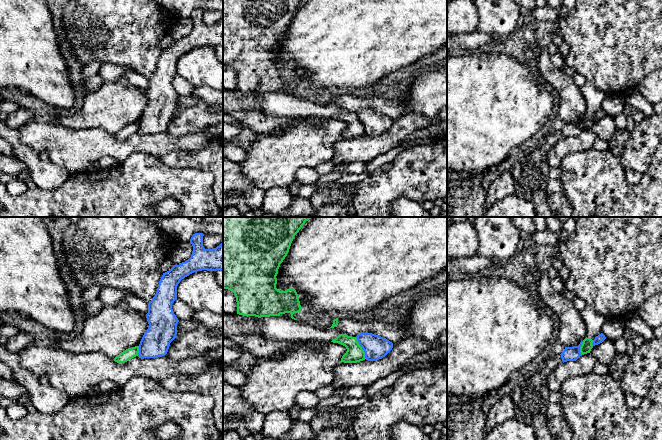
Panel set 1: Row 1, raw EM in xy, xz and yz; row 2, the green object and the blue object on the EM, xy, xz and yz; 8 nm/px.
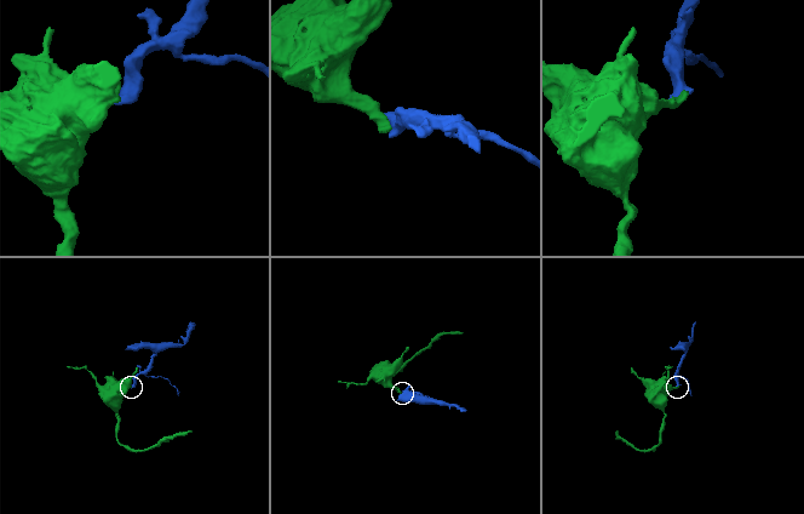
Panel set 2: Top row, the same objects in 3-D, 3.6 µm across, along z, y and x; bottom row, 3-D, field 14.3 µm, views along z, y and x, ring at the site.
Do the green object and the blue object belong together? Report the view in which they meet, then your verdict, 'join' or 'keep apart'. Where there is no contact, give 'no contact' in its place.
contact in xz; keep apart

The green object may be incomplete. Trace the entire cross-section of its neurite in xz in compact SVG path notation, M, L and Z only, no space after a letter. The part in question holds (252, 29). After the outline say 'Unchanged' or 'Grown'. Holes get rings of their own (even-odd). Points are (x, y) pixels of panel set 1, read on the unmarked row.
M223 0L223 65L228 65L234 69L237 78L237 90L247 93L255 92L261 94L280 92L281 90L290 89L291 94L297 96L293 93L293 90L301 88L302 85L298 70L294 64L289 64L285 67L278 66L276 64L276 52L278 50L280 40L283 38L289 28L294 12L299 8L303 1L304 0Z. Unchanged

